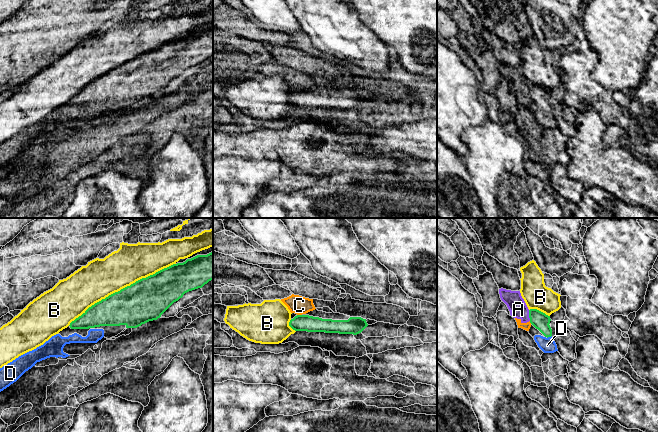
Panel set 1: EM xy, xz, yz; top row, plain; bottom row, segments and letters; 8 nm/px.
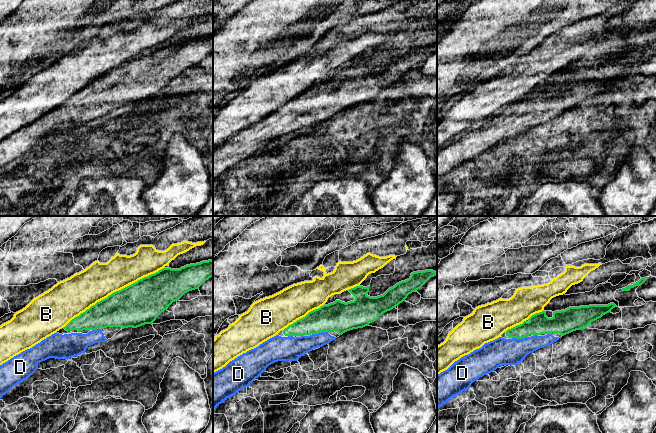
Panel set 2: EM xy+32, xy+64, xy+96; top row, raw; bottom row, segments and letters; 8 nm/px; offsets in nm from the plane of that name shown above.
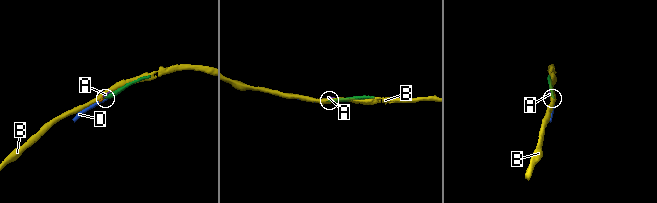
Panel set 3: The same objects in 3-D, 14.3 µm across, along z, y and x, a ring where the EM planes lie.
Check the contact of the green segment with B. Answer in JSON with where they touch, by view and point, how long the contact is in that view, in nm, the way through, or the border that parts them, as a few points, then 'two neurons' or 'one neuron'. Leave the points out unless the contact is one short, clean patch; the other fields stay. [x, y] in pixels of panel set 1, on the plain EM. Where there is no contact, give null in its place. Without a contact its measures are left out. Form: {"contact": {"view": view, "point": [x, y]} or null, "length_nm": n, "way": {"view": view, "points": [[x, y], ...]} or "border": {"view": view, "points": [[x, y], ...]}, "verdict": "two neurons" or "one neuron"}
{"contact": {"view": "xy", "point": [121, 65]}, "length_nm": 1000, "verdict": "two neurons"}

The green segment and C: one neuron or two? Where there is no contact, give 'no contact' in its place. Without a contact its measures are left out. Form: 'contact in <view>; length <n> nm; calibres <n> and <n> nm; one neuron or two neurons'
contact in xz; length 40 nm; calibres 130 and 150 nm; two neurons

